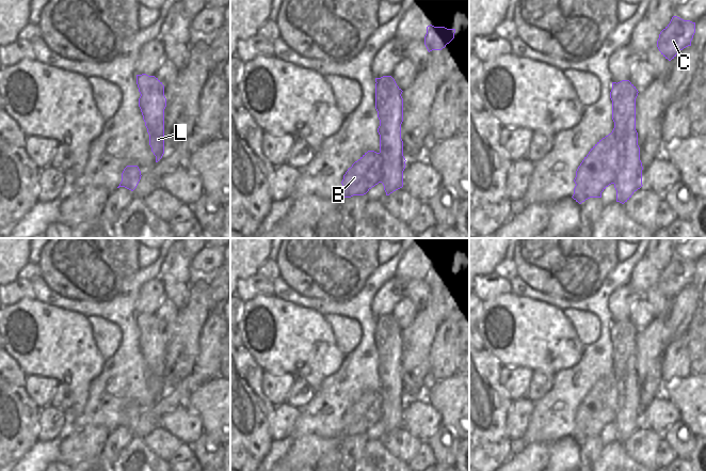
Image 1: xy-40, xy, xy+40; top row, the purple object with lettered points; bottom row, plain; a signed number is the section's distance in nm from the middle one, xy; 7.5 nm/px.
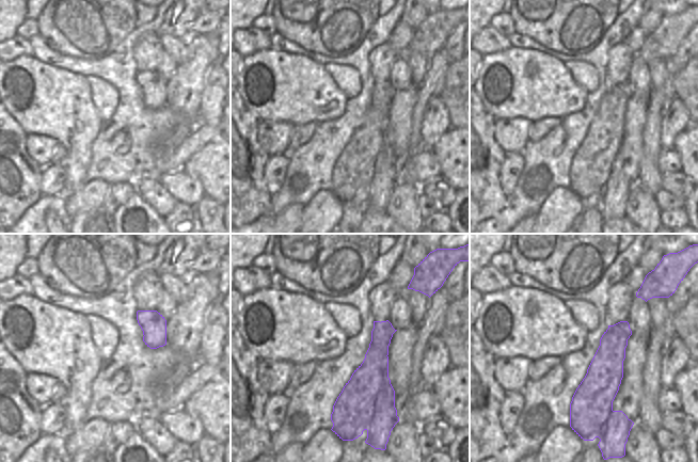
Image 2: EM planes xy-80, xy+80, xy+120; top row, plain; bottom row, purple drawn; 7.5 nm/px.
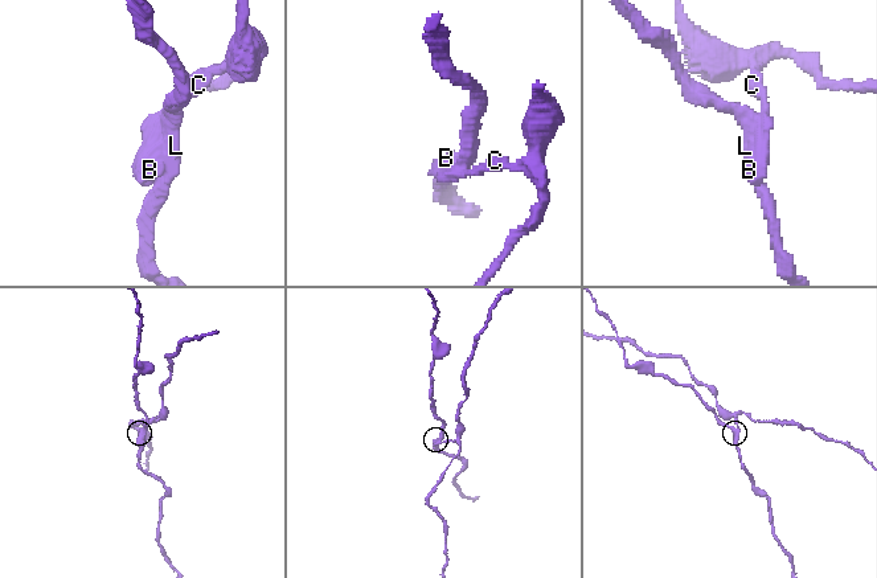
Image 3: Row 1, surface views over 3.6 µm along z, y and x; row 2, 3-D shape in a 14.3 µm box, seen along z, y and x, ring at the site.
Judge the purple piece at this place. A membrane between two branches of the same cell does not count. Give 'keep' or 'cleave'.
cleave

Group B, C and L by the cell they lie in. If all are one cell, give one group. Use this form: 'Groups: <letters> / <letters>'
Groups: B C / L.

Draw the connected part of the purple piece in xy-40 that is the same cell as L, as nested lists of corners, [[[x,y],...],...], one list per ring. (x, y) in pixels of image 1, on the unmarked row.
[[[146,313],[137,314],[137,324],[142,324],[145,331],[145,350],[142,351],[147,372],[149,384],[158,402],[164,393],[164,348],[166,337],[164,325],[155,315]]]

